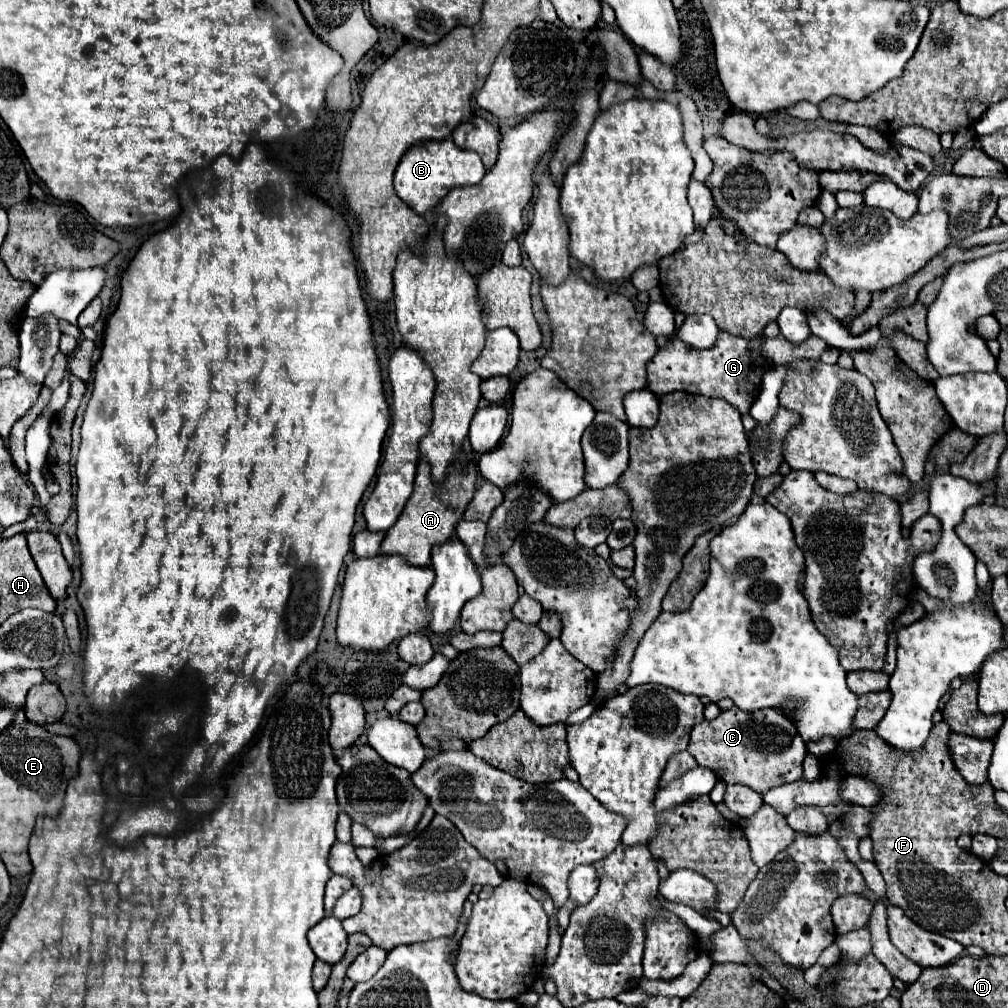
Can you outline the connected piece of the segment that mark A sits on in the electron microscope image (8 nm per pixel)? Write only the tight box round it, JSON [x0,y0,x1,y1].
[380,449,476,567]

